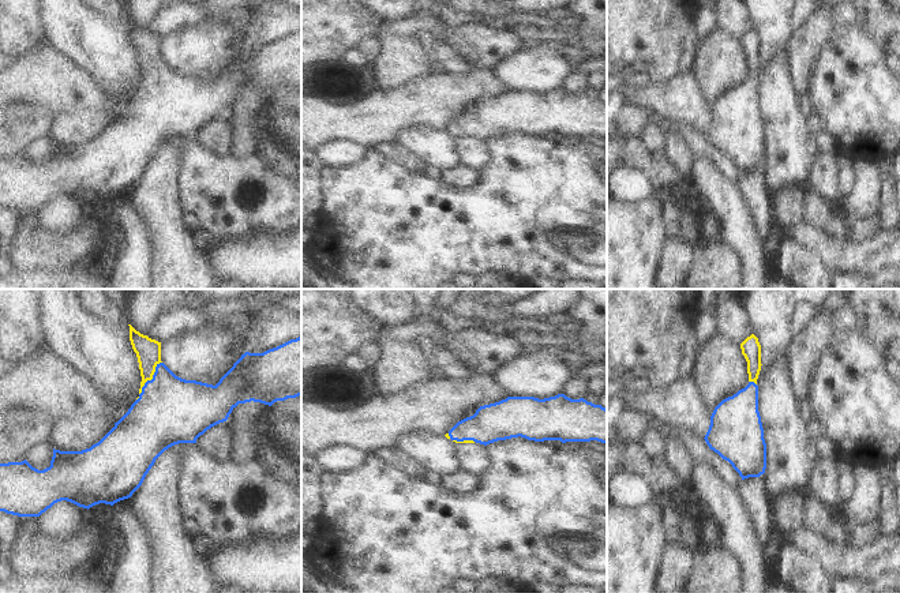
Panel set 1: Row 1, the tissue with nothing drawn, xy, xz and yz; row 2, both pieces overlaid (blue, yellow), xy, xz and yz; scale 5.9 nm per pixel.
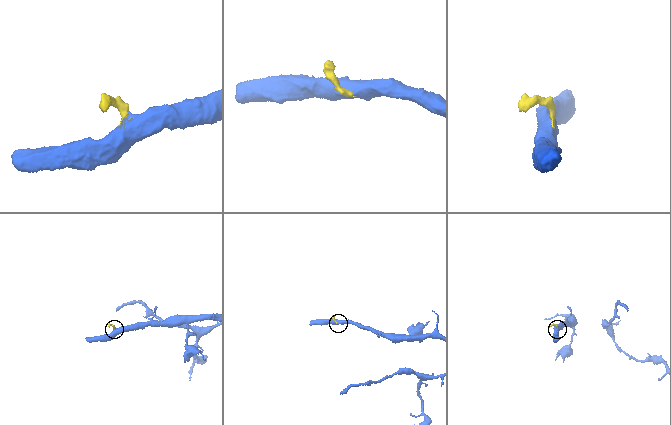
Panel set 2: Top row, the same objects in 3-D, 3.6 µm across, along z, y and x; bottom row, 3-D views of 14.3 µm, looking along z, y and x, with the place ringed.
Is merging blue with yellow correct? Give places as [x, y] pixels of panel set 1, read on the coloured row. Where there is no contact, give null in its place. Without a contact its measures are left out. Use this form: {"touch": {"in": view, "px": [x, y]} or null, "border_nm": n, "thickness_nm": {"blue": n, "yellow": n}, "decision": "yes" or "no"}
{"touch": {"in": "xy", "px": [152, 379]}, "border_nm": 240, "thickness_nm": {"blue": 400, "yellow": 150}, "decision": "yes"}

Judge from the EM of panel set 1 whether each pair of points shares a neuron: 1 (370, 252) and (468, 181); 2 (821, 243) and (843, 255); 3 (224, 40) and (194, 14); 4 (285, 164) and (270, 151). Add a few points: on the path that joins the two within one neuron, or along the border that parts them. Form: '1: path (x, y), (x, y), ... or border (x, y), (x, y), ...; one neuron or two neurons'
1: border (483, 172), (469, 188), (452, 188), (442, 180); two neurons
2: path (827, 247), (837, 255); one neuron
3: border (235, 26), (216, 21), (203, 21), (173, 33); two neurons
4: path (281, 160), (274, 153); one neuron

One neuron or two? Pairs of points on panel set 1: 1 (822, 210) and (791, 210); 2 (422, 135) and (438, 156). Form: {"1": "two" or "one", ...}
{"1": "two", "2": "one"}

